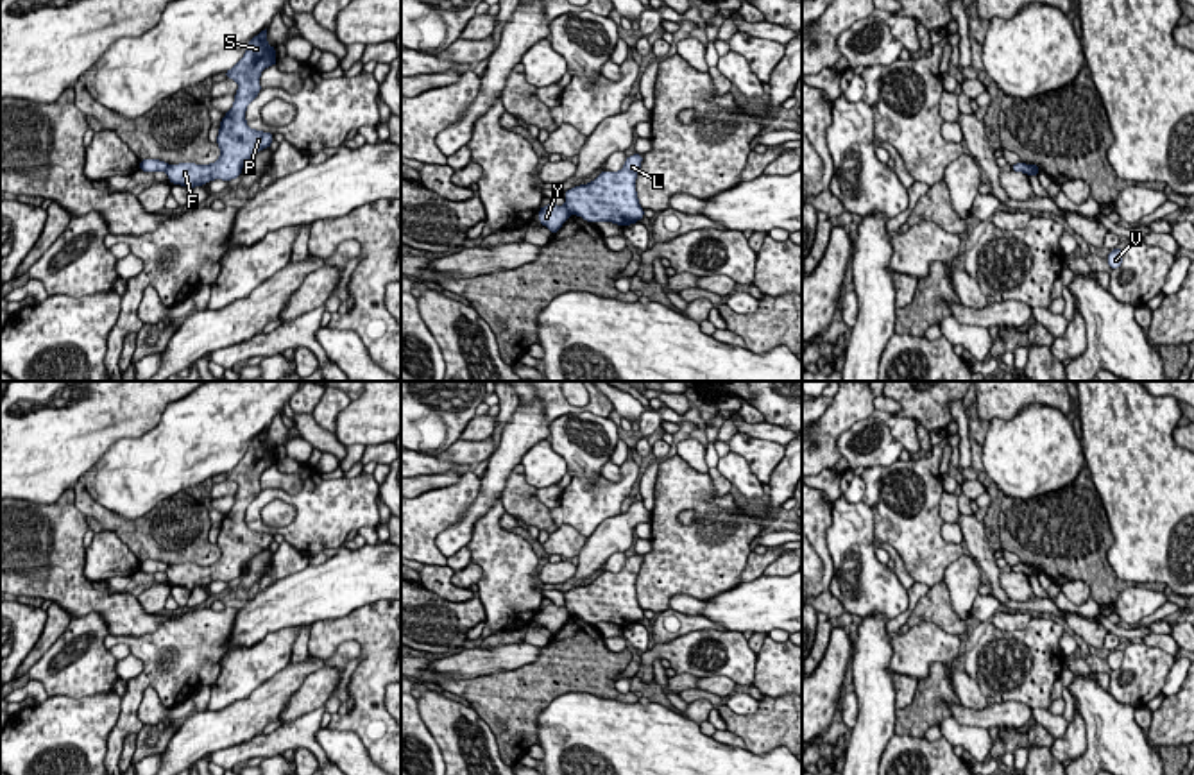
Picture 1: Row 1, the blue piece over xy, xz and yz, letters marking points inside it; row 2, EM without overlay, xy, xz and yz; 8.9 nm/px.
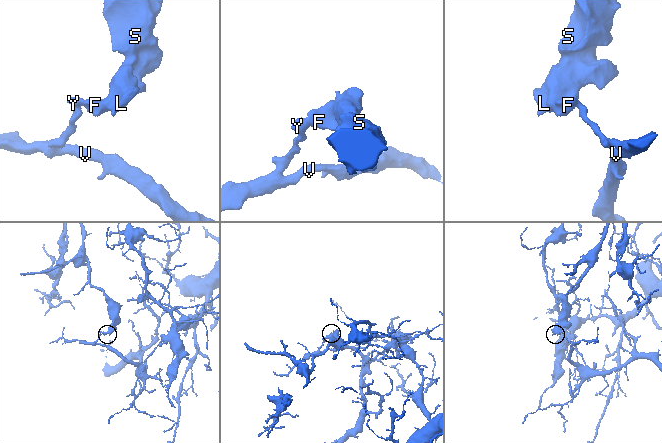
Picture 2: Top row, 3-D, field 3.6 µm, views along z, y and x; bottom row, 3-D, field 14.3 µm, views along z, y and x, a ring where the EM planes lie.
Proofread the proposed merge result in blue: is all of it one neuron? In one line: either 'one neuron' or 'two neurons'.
two neurons

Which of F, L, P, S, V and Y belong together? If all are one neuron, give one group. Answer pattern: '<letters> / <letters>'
F L P S / V Y

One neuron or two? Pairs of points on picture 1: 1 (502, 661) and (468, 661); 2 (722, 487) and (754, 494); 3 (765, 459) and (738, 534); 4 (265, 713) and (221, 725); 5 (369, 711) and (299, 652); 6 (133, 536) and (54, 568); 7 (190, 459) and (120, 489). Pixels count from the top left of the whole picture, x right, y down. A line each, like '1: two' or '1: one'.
1: one
2: two
3: two
4: one
5: two
6: two
7: one

